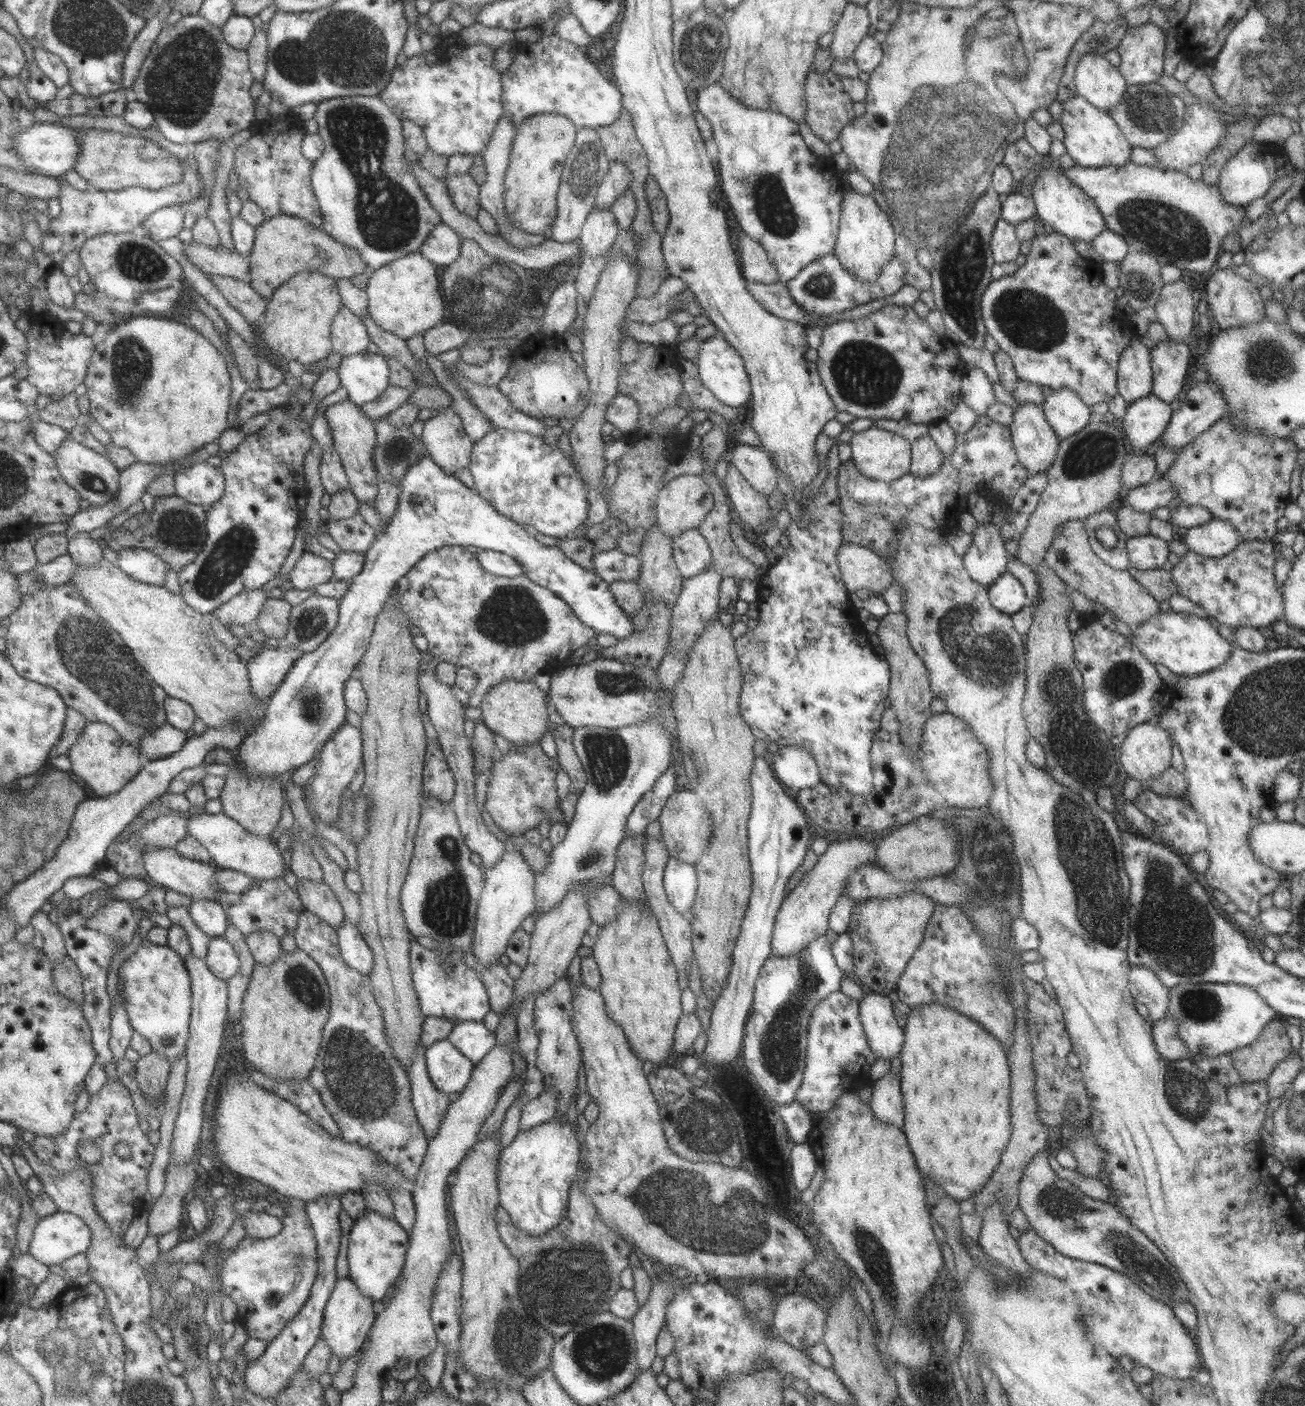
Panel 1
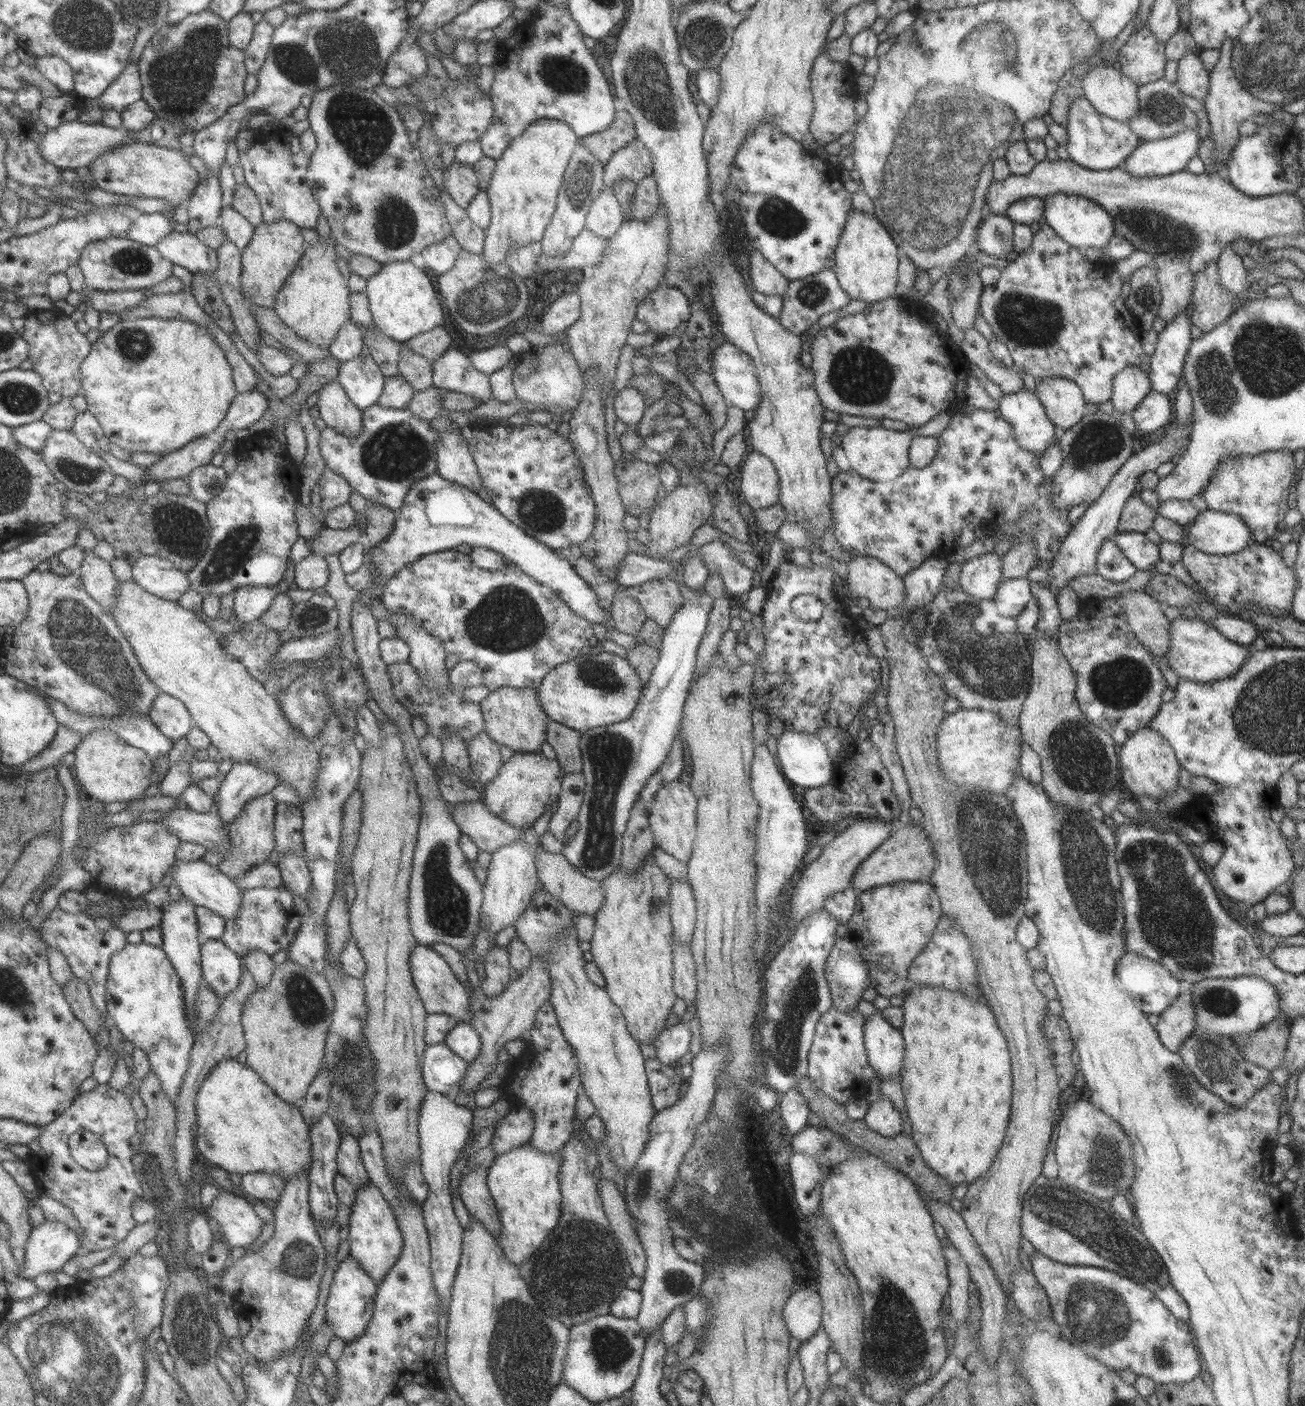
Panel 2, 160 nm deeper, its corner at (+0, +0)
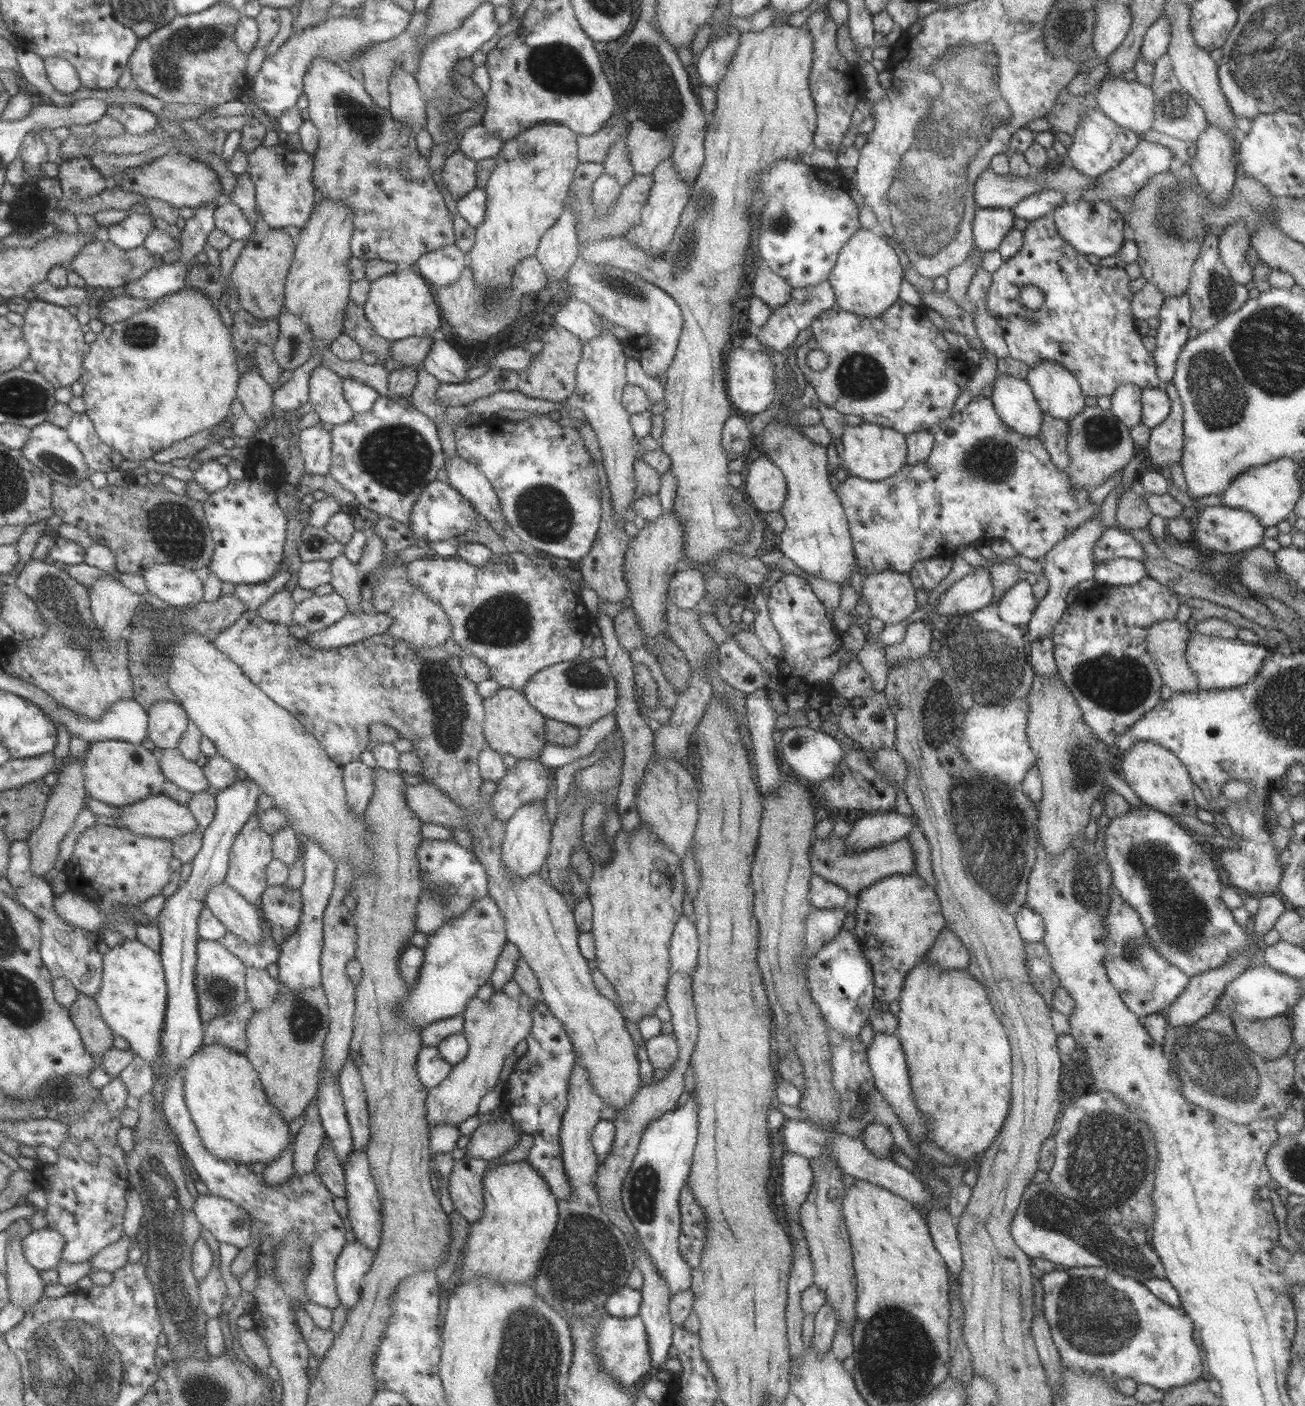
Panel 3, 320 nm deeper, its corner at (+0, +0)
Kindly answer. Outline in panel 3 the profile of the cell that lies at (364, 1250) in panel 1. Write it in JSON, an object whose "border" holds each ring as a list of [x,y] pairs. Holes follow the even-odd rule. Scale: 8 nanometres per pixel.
{"border":[[[361,1150],[349,1152],[349,1158],[342,1166],[346,1190],[347,1218],[351,1222],[351,1230],[355,1234],[355,1241],[359,1241],[373,1252],[376,1251],[378,1241],[381,1240],[381,1211],[378,1192],[370,1175],[368,1159]]]}

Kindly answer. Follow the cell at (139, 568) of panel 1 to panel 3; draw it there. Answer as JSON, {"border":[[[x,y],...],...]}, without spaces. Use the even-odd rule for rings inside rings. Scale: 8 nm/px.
{"border":[[[152,564],[141,574],[147,591],[170,607],[195,605],[203,598],[204,576],[178,564]]]}

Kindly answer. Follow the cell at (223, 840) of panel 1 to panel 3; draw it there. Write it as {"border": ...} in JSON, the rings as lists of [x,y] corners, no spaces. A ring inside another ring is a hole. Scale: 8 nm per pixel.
{"border":[[[163,794],[148,796],[136,803],[122,806],[120,813],[113,815],[112,818],[120,821],[120,828],[126,828],[137,836],[150,836],[171,841],[193,829],[200,829],[188,806],[178,804],[177,801]]]}

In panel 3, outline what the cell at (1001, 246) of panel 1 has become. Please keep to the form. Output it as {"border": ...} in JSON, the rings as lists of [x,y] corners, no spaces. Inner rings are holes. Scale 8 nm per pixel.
{"border":[[[977,207],[972,220],[972,237],[979,252],[996,250],[1002,238],[1013,228],[1013,218],[1009,209]]]}

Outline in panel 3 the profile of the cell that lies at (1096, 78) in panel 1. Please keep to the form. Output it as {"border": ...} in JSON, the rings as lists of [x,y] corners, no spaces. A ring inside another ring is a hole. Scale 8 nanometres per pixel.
{"border":[[[1108,78],[1099,81],[1095,98],[1098,110],[1114,124],[1144,135],[1154,119],[1154,92],[1150,85],[1136,80]]]}

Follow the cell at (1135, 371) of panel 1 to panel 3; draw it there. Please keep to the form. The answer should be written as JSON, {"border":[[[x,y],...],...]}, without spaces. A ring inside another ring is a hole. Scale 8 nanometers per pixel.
{"border":[[[1120,384],[1110,396],[1110,412],[1125,426],[1131,428],[1141,421],[1142,389],[1134,384]]]}

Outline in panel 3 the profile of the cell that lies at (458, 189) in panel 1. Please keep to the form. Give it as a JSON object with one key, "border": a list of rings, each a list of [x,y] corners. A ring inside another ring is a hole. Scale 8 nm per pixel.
{"border":[[[459,151],[445,160],[441,171],[442,182],[455,200],[476,188],[476,162]]]}

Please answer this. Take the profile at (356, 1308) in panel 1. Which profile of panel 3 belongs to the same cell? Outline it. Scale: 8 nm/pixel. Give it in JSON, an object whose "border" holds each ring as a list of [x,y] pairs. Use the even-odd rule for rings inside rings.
{"border":[[[359,1241],[346,1242],[341,1252],[337,1255],[334,1268],[334,1283],[339,1302],[347,1308],[347,1311],[357,1302],[360,1295],[362,1276],[369,1270],[373,1255],[374,1252]]]}

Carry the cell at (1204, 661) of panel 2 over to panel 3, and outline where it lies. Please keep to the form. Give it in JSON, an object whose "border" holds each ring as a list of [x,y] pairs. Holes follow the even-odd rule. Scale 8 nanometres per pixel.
{"border":[[[1193,632],[1185,649],[1187,666],[1193,670],[1197,688],[1217,691],[1241,687],[1257,676],[1261,671],[1263,661],[1269,657],[1271,651],[1258,644],[1248,644],[1243,640],[1225,637],[1204,636]]]}

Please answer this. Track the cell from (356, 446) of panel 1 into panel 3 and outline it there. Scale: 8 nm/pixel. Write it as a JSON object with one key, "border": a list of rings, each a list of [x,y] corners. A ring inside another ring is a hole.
{"border":[[[316,364],[309,373],[308,402],[319,422],[329,427],[343,424],[354,416],[342,395],[342,378],[321,364]]]}

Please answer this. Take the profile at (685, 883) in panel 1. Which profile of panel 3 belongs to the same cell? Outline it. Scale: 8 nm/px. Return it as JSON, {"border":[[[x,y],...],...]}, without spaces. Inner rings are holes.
{"border":[[[685,915],[675,923],[668,948],[669,972],[680,972],[691,976],[695,972],[698,959],[698,938],[696,925]]]}

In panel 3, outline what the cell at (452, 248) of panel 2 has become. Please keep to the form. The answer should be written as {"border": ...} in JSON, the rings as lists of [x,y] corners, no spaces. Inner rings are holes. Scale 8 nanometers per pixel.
{"border":[[[454,244],[447,245],[421,255],[413,268],[435,291],[459,279],[466,257]]]}

